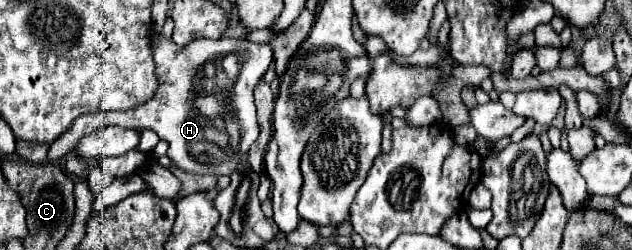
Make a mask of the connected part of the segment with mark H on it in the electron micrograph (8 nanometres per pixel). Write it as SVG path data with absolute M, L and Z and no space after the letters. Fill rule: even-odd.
M160 36L154 40L154 64L156 64L156 78L158 78L158 92L144 104L138 104L130 110L124 112L92 112L92 114L84 114L80 118L76 118L76 122L72 124L72 128L68 128L68 132L64 132L56 142L50 144L48 150L48 160L58 160L64 154L68 154L70 150L74 150L76 142L84 136L90 134L96 128L102 126L118 126L118 128L136 128L136 130L144 130L150 128L154 130L160 140L166 140L170 144L168 148L168 156L170 160L180 166L186 172L192 174L228 174L236 170L236 166L232 166L232 160L240 160L242 154L250 148L250 144L258 138L258 124L256 124L256 108L254 108L254 98L252 92L256 88L256 84L260 82L262 74L268 70L272 60L272 48L270 44L260 44L260 42L252 42L248 38L218 38L218 40L194 40L188 46L180 48L176 46L172 40L162 40ZM236 52L242 58L242 70L238 74L238 78L234 80L232 88L226 90L204 90L204 68L206 64L214 60L220 60L224 54ZM236 124L238 128L238 142L230 140L230 126Z

